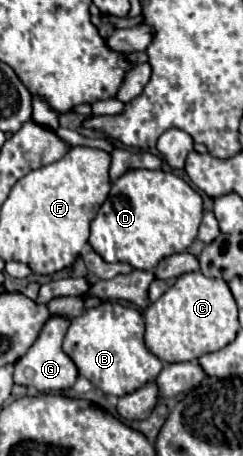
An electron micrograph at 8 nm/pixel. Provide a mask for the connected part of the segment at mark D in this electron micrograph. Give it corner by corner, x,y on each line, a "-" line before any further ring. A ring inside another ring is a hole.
129,169
111,185
111,193
107,201
101,205
99,213
91,221
89,245
109,263
125,261
133,269
153,271
159,265
159,261
163,261
173,253
183,253
195,241
201,217
203,217
201,195
189,183
185,183
179,175
167,173
161,169
155,169
155,171

